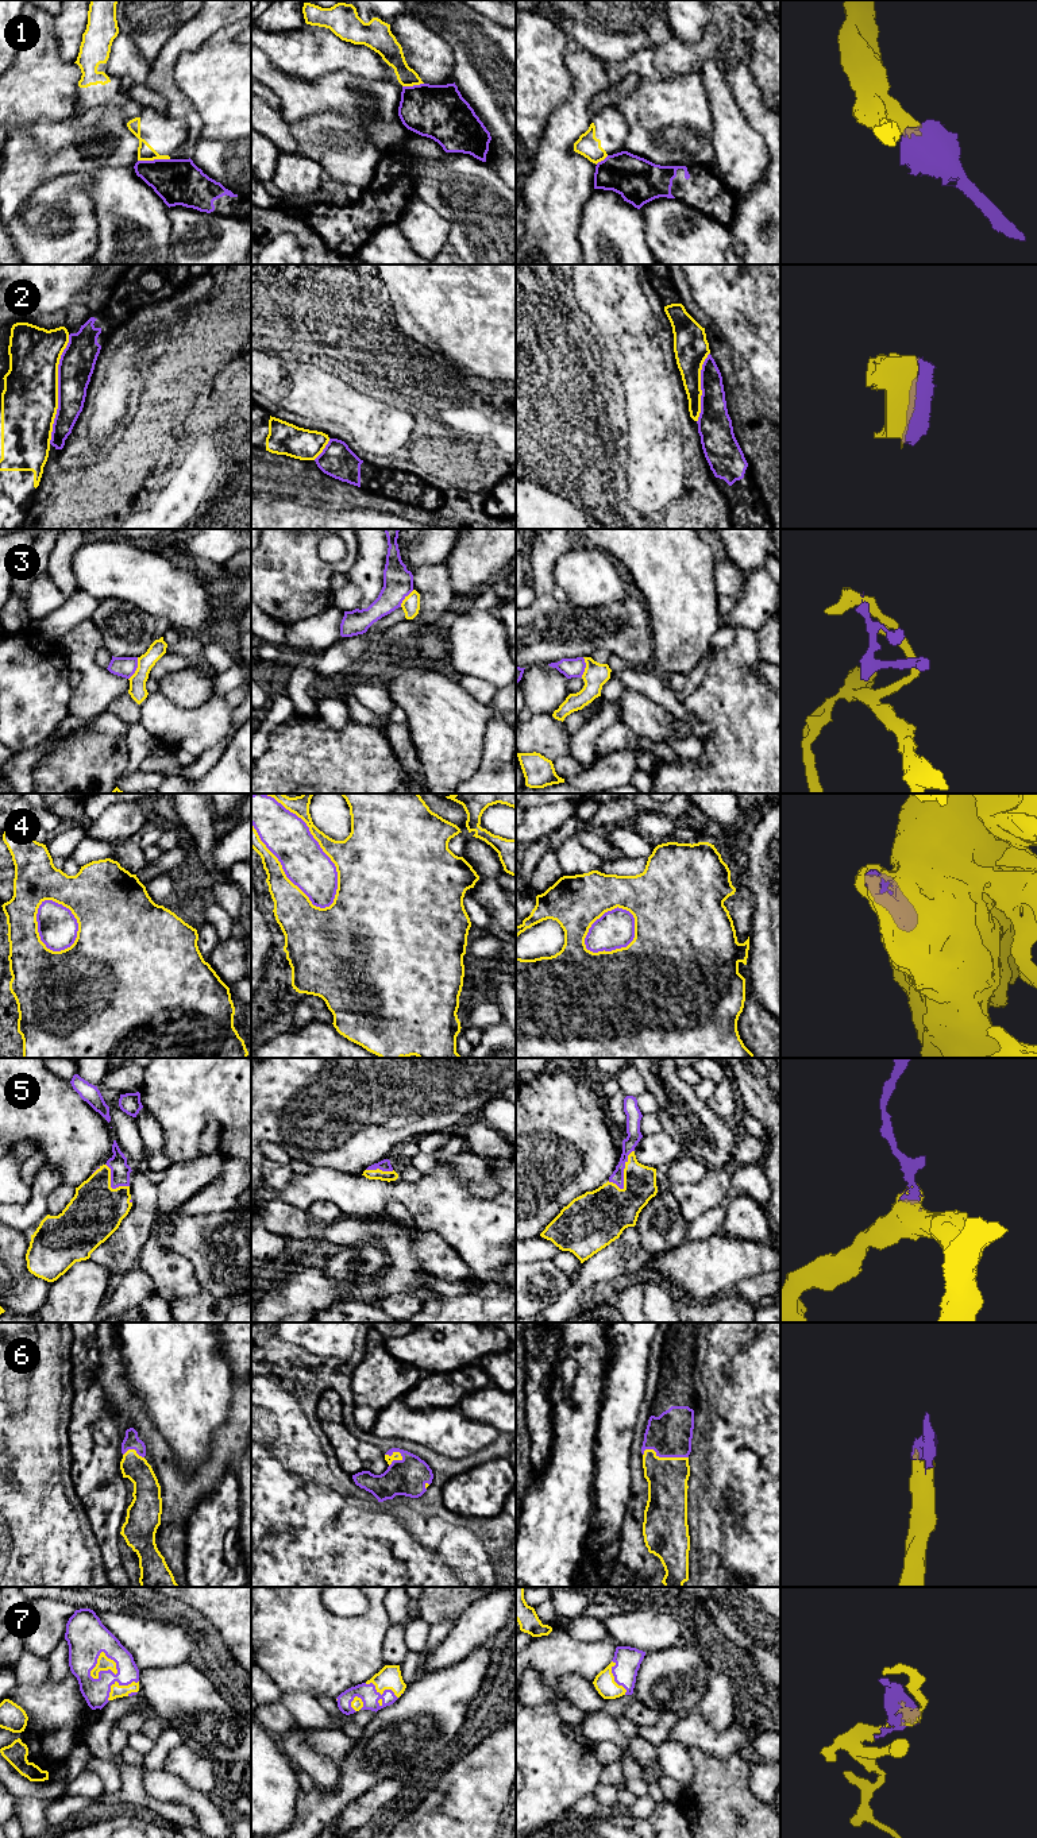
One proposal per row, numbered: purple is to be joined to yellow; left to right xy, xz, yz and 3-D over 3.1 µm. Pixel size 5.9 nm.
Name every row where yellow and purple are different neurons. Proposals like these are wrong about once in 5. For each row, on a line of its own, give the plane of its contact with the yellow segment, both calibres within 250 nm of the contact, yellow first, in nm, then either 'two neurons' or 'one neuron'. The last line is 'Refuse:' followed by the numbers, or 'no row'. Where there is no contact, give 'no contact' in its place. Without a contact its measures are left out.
1: contact in xy; calibres 100 and 280 nm; two neurons
2: contact in xy; calibres 340 and 220 nm; two neurons
3: contact in xy; calibres 100 and 120 nm; two neurons
4: contact in xz; calibres 280 and 260 nm; two neurons
5: contact in yz; calibres 280 and 80 nm; one neuron
6: contact in yz; calibres 240 and 260 nm; one neuron
7: contact in xy; calibres 80 and 240 nm; one neuron
Refuse: 1, 2, 3, 4

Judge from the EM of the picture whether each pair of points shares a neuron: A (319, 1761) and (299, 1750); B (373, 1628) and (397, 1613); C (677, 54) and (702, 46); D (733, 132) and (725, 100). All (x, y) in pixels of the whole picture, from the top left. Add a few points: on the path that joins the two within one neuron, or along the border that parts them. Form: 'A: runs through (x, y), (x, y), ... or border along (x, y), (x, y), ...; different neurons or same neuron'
A: runs through (313, 1761), (304, 1756); same neuron
B: border along (381, 1601), (392, 1624); different neurons
C: runs through (683, 54), (696, 53); same neuron
D: runs through (729, 124), (725, 108); same neuron

